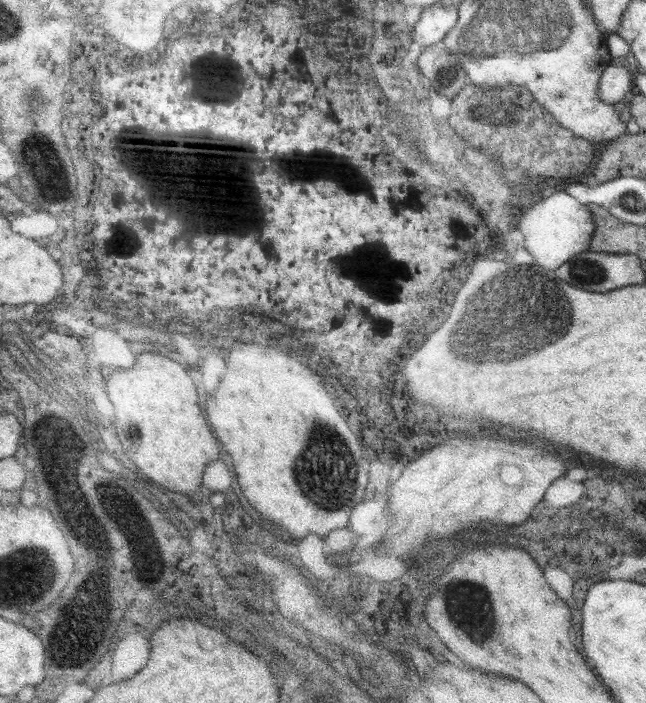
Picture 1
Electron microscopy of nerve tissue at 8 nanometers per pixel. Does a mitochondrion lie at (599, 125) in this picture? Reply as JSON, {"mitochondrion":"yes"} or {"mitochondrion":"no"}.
{"mitochondrion":"no"}

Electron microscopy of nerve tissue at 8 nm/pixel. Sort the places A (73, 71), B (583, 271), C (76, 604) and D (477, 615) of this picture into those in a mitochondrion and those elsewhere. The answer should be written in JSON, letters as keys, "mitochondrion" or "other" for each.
{"A":"other","B":"mitochondrion","C":"other","D":"mitochondrion"}

